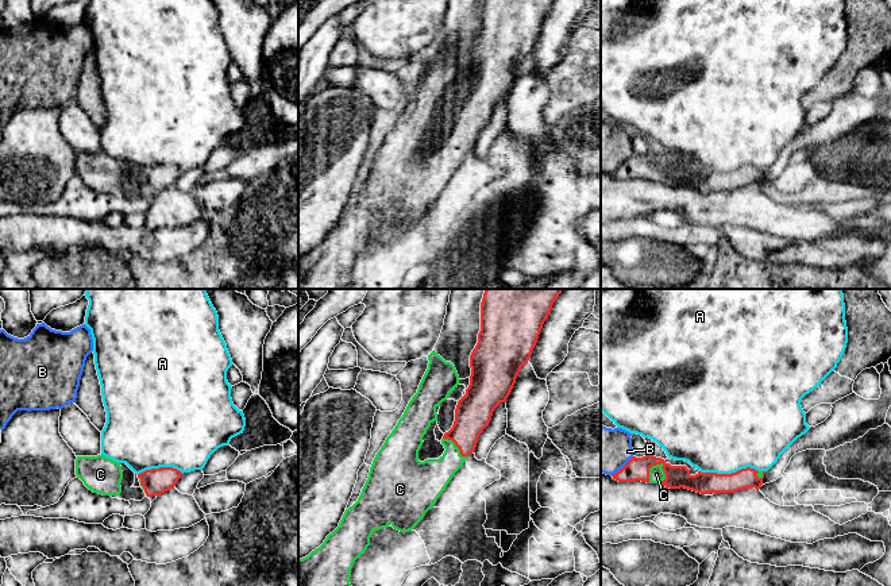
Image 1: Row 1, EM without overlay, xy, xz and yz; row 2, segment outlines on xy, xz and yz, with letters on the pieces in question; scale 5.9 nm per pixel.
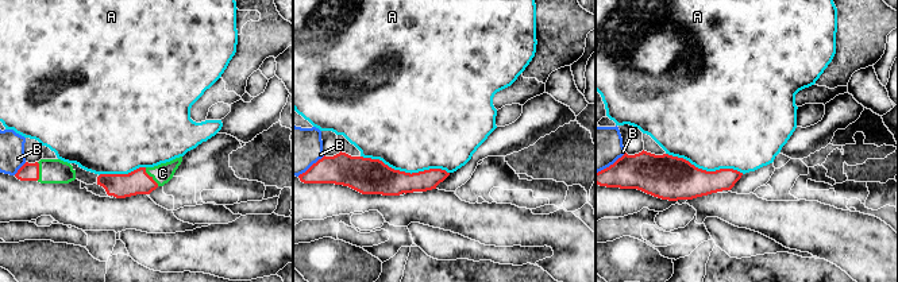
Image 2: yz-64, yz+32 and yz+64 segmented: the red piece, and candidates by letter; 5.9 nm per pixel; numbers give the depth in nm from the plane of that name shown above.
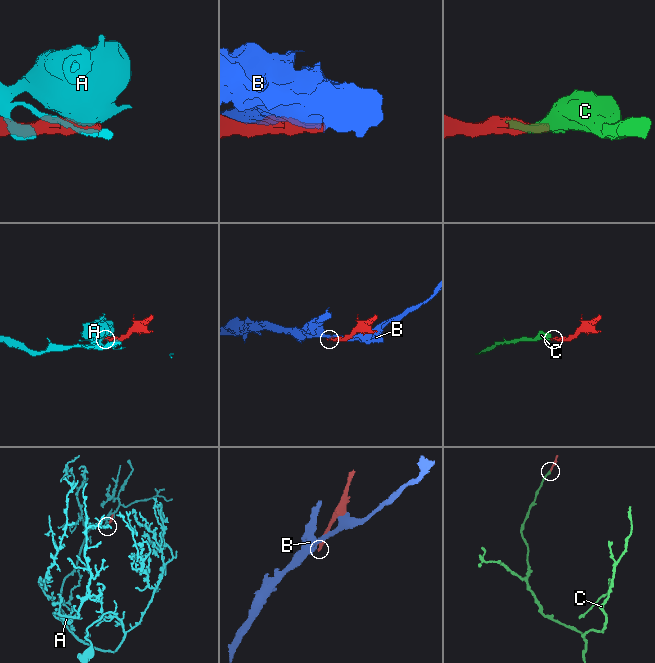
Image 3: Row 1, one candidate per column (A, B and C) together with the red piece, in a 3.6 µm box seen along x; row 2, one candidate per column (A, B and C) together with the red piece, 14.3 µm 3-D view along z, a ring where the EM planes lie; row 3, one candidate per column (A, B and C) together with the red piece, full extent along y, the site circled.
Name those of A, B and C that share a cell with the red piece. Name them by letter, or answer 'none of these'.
C

